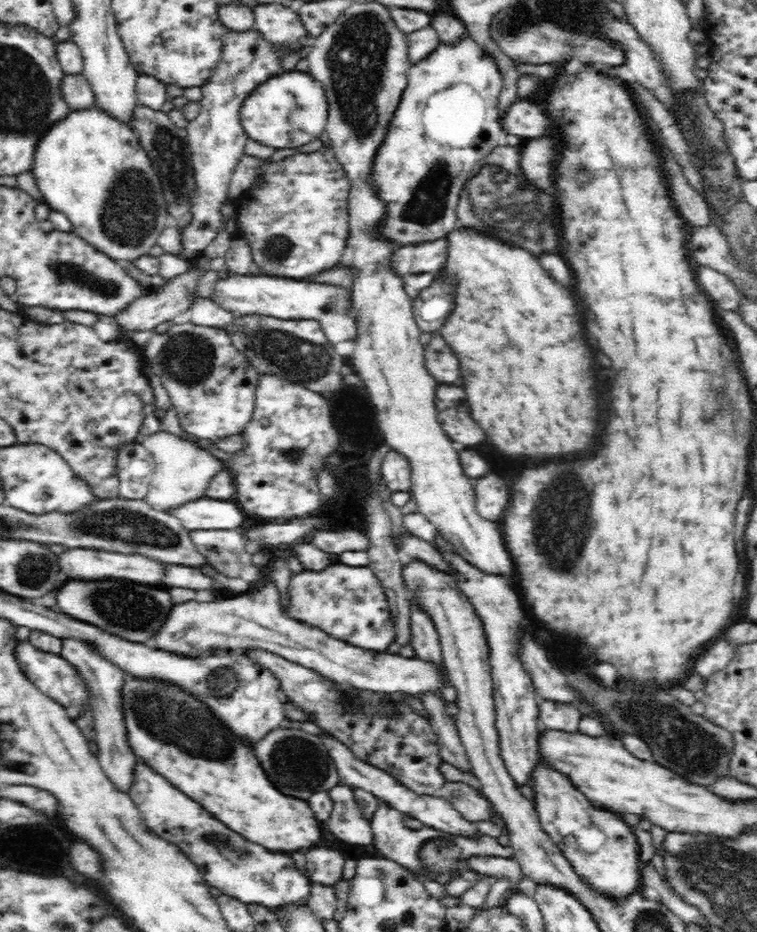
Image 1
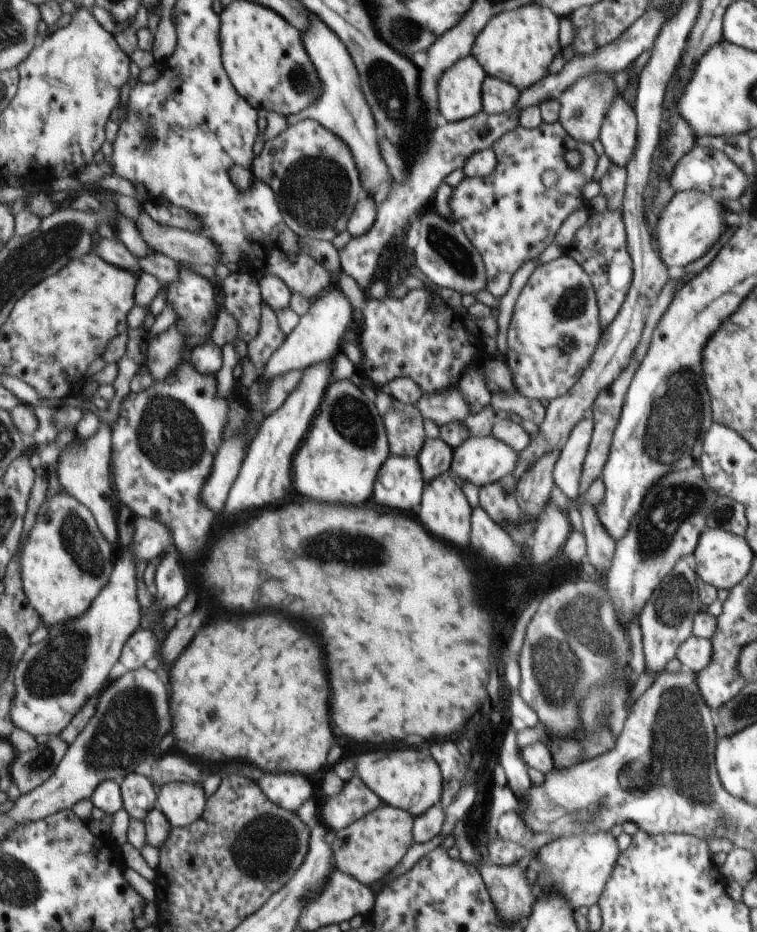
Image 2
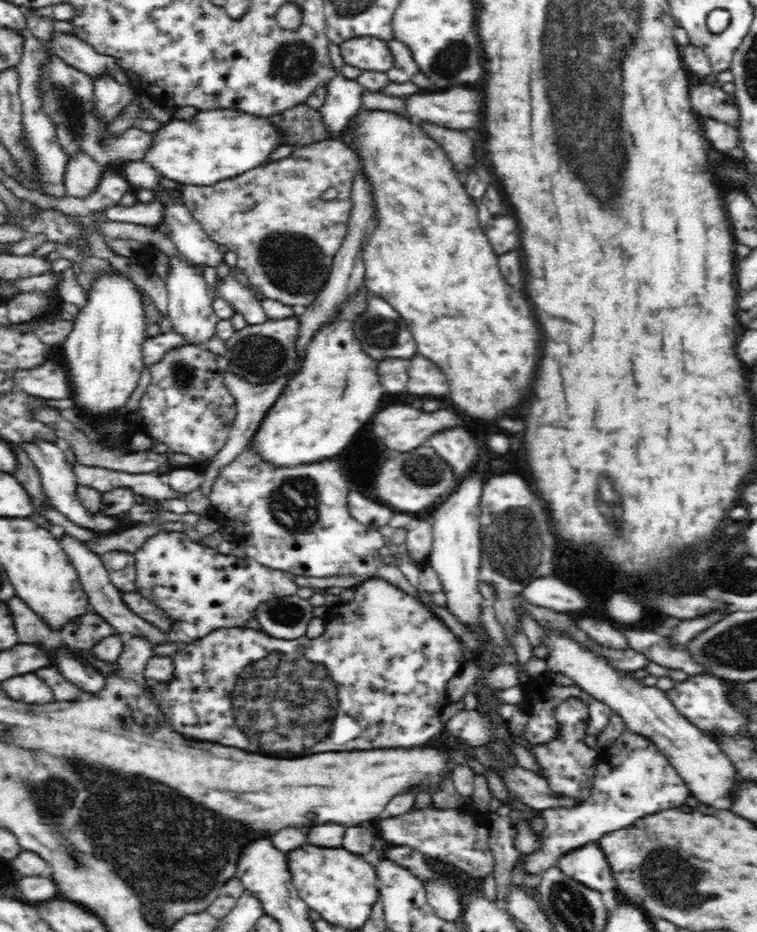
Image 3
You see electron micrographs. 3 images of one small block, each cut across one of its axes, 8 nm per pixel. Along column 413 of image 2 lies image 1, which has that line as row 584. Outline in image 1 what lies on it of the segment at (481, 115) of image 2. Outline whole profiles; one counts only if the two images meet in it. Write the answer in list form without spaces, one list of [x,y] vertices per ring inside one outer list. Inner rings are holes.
[[[169,565],[170,572],[165,575],[164,580],[160,580],[159,584],[164,589],[178,586],[178,588],[191,588],[192,590],[214,590],[219,589],[218,585],[210,576],[206,576],[204,572],[200,572],[198,567]]]

